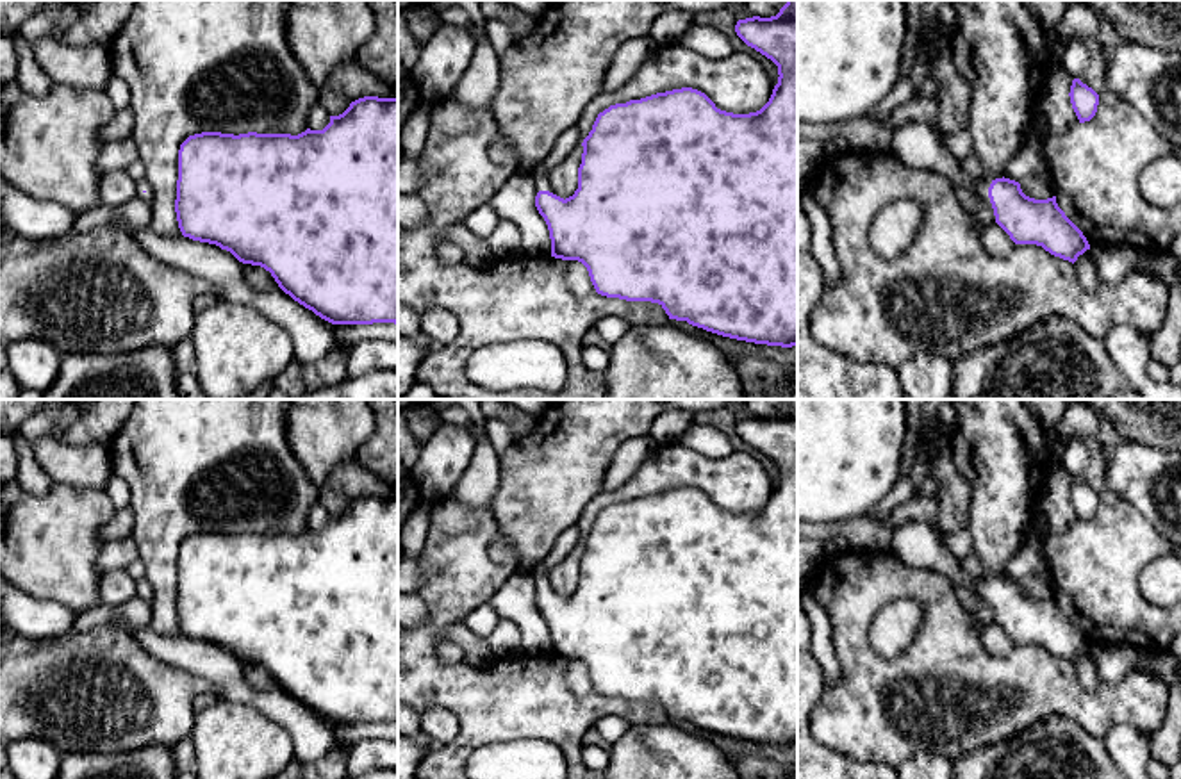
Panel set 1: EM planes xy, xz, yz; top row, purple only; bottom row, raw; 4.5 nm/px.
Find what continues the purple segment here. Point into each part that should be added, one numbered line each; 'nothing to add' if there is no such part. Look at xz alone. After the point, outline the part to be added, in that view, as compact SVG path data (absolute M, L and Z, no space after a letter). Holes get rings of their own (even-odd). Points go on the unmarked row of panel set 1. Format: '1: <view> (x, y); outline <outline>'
1: xz (539, 574); outline M537 563L535 567L532 567L528 572L533 576L539 590L546 590L546 586L548 586L548 574L549 572L544 570L541 563Z

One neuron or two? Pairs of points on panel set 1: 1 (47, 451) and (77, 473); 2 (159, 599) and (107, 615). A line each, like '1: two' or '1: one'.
1: one
2: two

